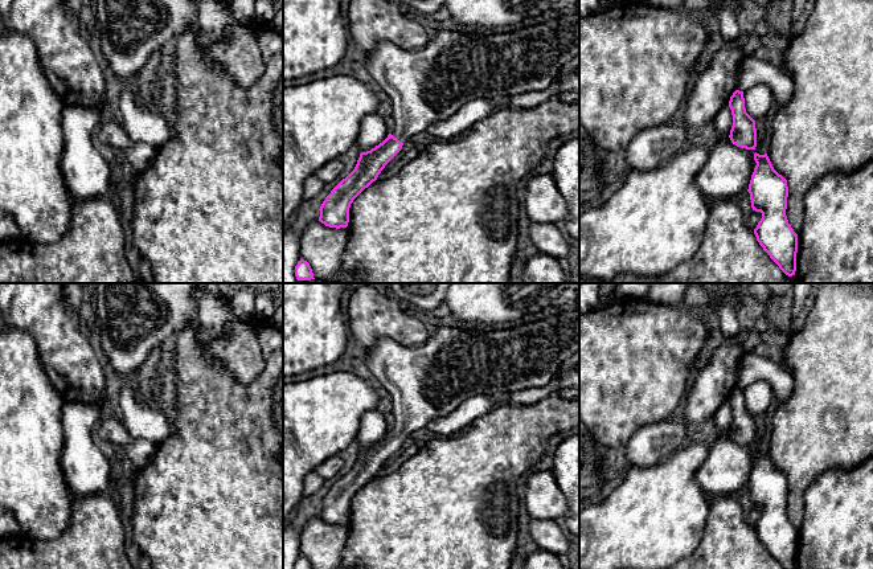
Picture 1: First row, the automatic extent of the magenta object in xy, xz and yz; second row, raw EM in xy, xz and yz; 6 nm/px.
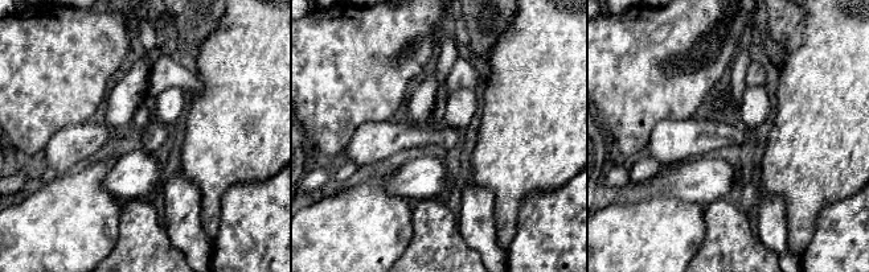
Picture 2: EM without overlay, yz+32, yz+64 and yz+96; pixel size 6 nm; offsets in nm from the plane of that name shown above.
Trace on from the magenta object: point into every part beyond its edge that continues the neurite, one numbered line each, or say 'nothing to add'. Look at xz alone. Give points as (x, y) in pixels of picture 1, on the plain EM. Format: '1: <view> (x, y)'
1: xz (429, 381)

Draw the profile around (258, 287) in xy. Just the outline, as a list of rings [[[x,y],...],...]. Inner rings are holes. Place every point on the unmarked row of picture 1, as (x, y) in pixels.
[[[242,283],[245,287],[253,288],[255,292],[282,294],[283,283]]]

